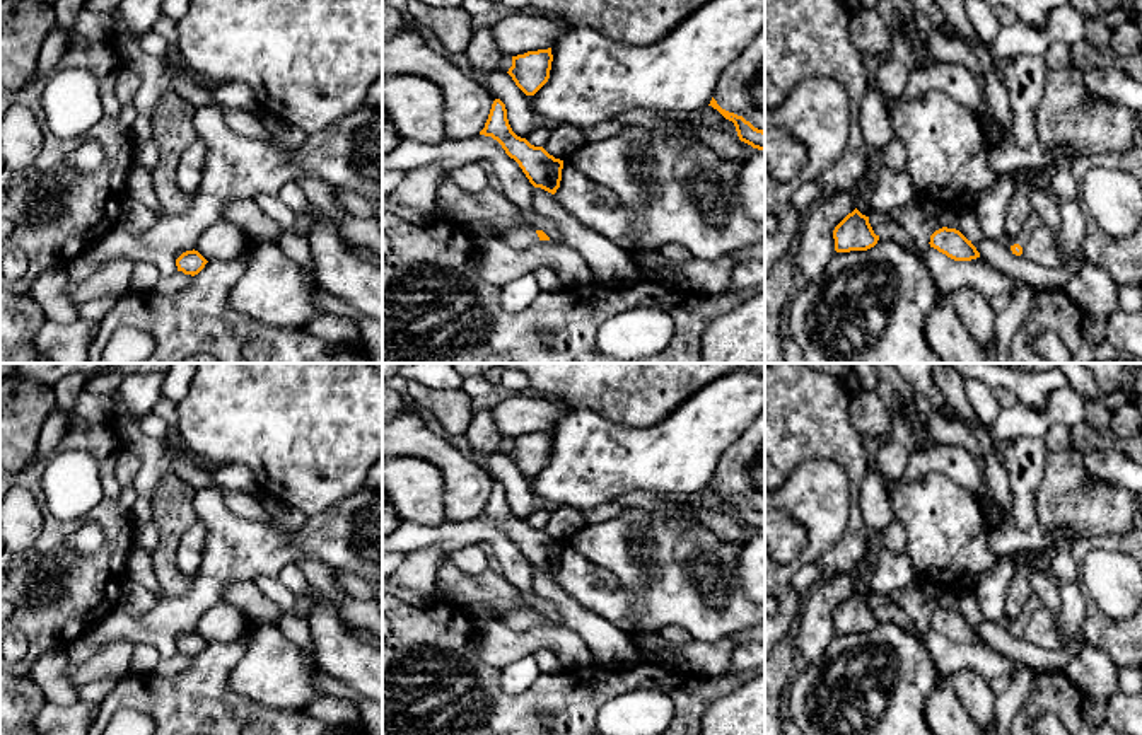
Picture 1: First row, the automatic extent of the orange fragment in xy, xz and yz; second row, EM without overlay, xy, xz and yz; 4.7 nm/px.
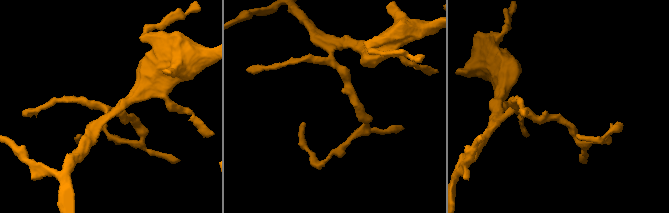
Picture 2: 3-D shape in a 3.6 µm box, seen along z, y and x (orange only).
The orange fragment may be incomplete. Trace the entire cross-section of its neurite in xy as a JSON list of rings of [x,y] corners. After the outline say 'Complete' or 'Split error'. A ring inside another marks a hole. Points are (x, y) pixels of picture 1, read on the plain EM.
[[[186,633],[176,641],[178,653],[184,657],[198,657],[208,643],[198,633]]]. Complete

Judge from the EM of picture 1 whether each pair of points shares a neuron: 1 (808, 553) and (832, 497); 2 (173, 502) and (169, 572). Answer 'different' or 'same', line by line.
1: same
2: same

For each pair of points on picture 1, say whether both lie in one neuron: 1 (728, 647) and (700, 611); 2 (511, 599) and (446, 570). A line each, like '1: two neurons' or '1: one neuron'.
1: two neurons
2: one neuron

